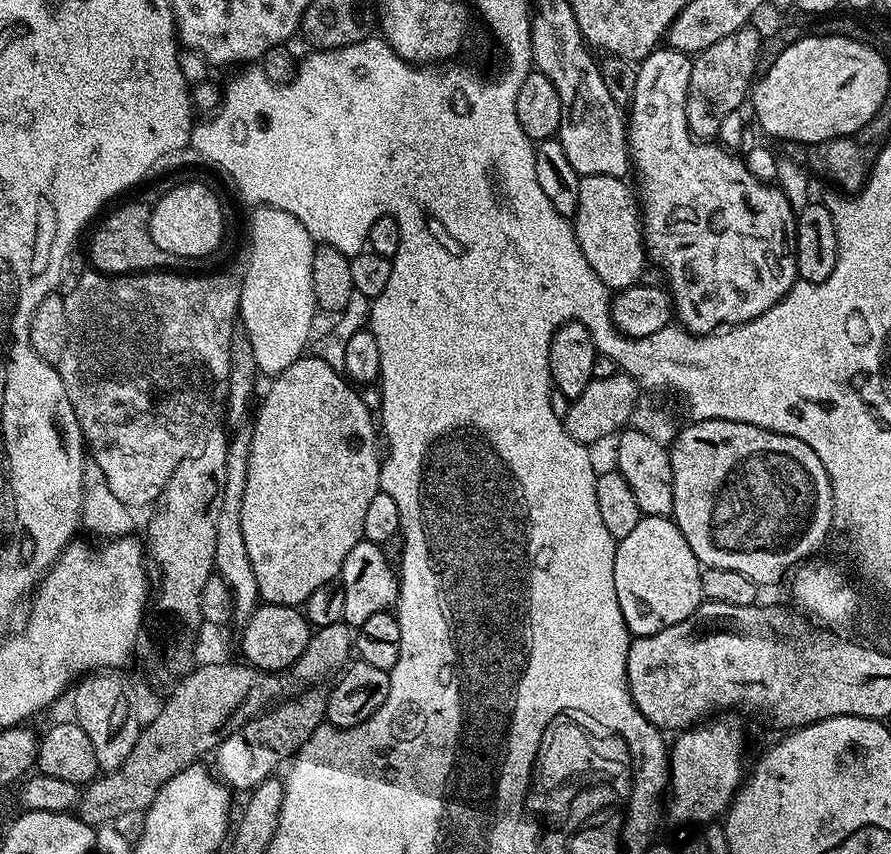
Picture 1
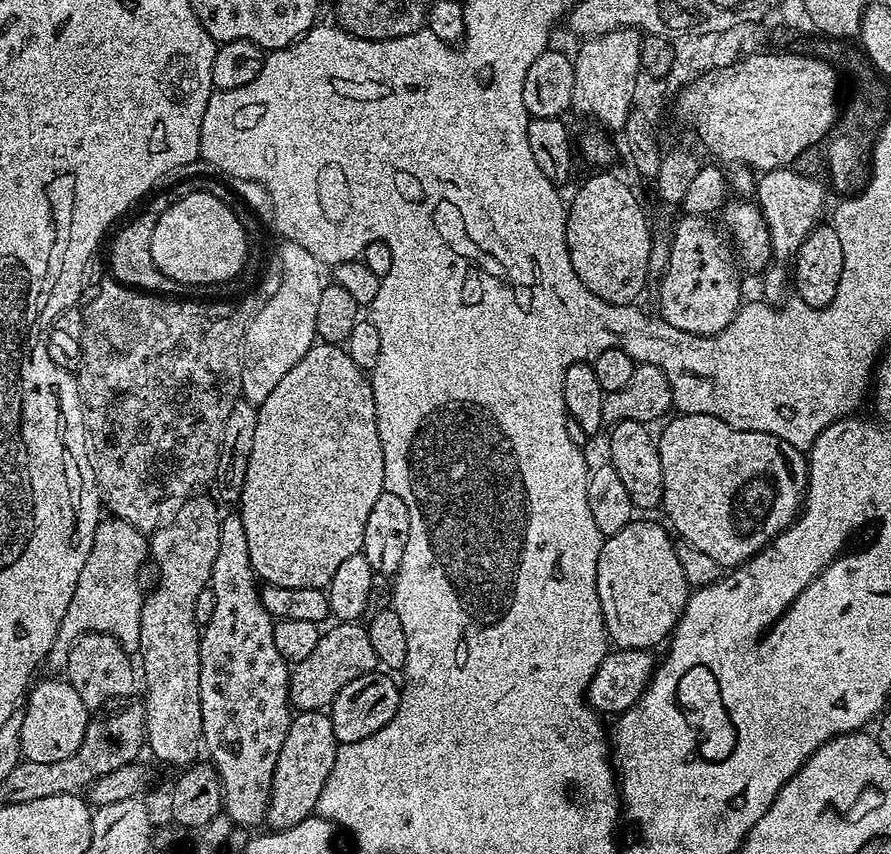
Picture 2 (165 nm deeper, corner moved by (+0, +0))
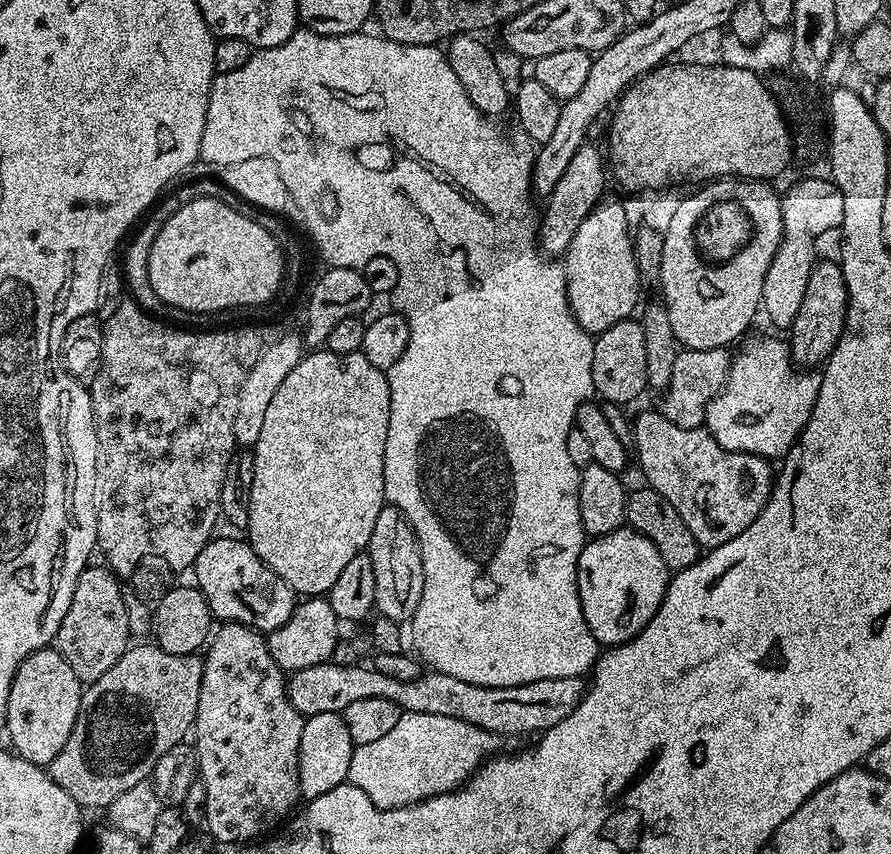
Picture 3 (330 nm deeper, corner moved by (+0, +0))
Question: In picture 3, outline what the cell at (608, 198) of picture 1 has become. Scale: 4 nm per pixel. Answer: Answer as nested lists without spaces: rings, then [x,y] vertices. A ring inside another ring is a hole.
[[[601,199],[582,218],[582,224],[574,230],[574,238],[570,238],[570,246],[562,253],[568,305],[578,326],[593,334],[610,330],[614,322],[629,319],[635,313],[632,311],[636,303],[638,308],[642,300],[634,236],[627,222],[624,200],[608,199]]]

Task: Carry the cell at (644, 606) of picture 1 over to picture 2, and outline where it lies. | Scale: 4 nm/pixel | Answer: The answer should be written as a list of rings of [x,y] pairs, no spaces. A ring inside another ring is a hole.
[[[633,518],[629,524],[622,526],[622,530],[618,530],[618,534],[605,539],[598,554],[596,571],[598,602],[602,606],[602,618],[611,643],[616,648],[652,650],[655,649],[655,644],[663,645],[671,637],[688,601],[690,589],[686,582],[686,574],[682,574],[682,566],[678,563],[676,544],[669,529],[661,524],[655,524],[652,520]]]

